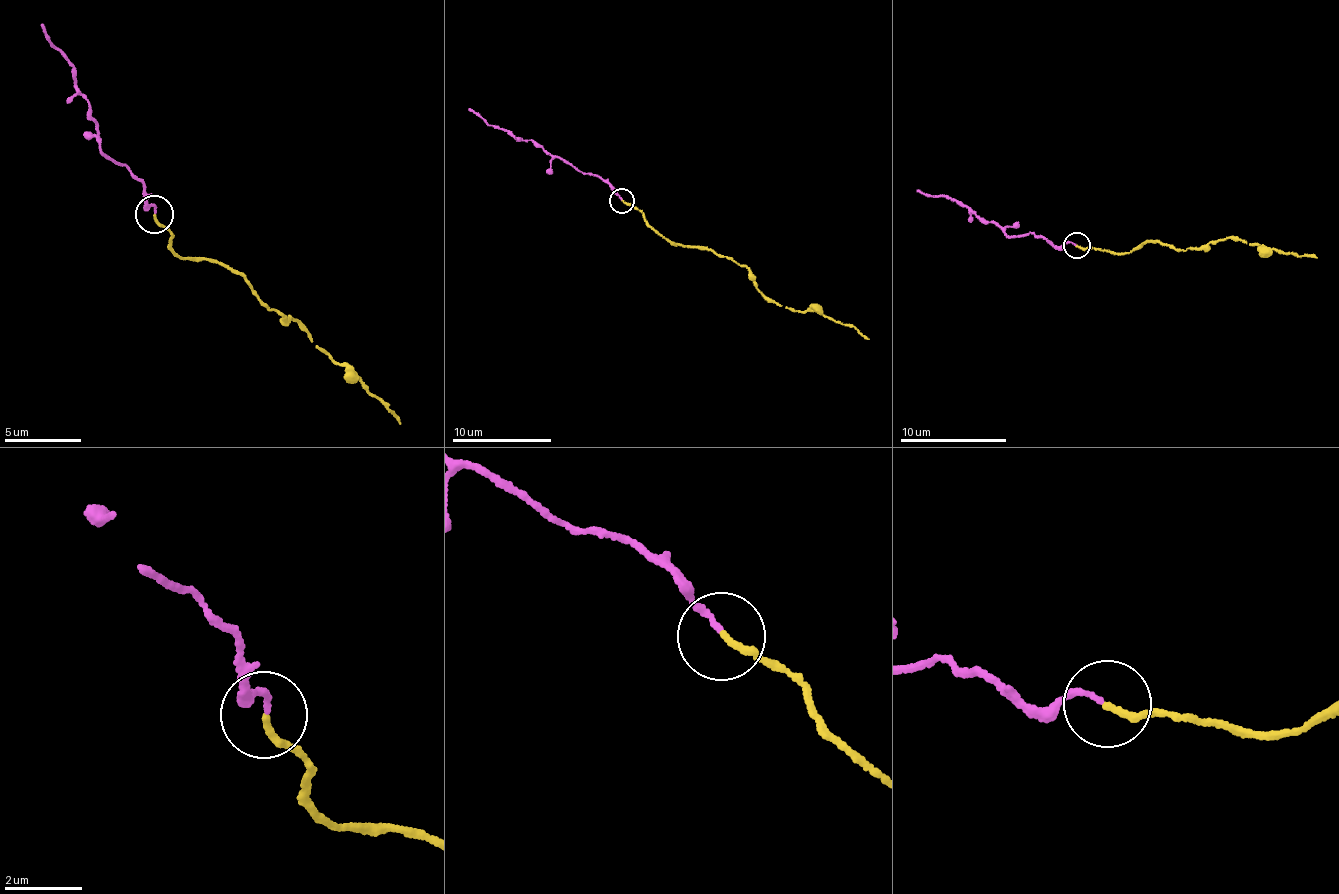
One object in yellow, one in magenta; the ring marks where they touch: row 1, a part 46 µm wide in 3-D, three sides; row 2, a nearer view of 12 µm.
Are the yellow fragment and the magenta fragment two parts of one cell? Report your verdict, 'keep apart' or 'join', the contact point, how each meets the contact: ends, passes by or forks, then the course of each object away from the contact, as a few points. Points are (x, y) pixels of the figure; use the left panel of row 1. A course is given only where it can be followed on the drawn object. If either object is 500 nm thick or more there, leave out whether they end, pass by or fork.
keep apart; at (154, 214); yellow ends there; magenta ends there; yellow runs (154, 215), (182, 257), (230, 264), (266, 308), (276, 310), (305, 325), (319, 351), (360, 375), (401, 424); magenta runs (156, 214), (142, 180), (132, 178), (125, 164), (102, 156), (71, 64), (53, 46), (42, 25)

